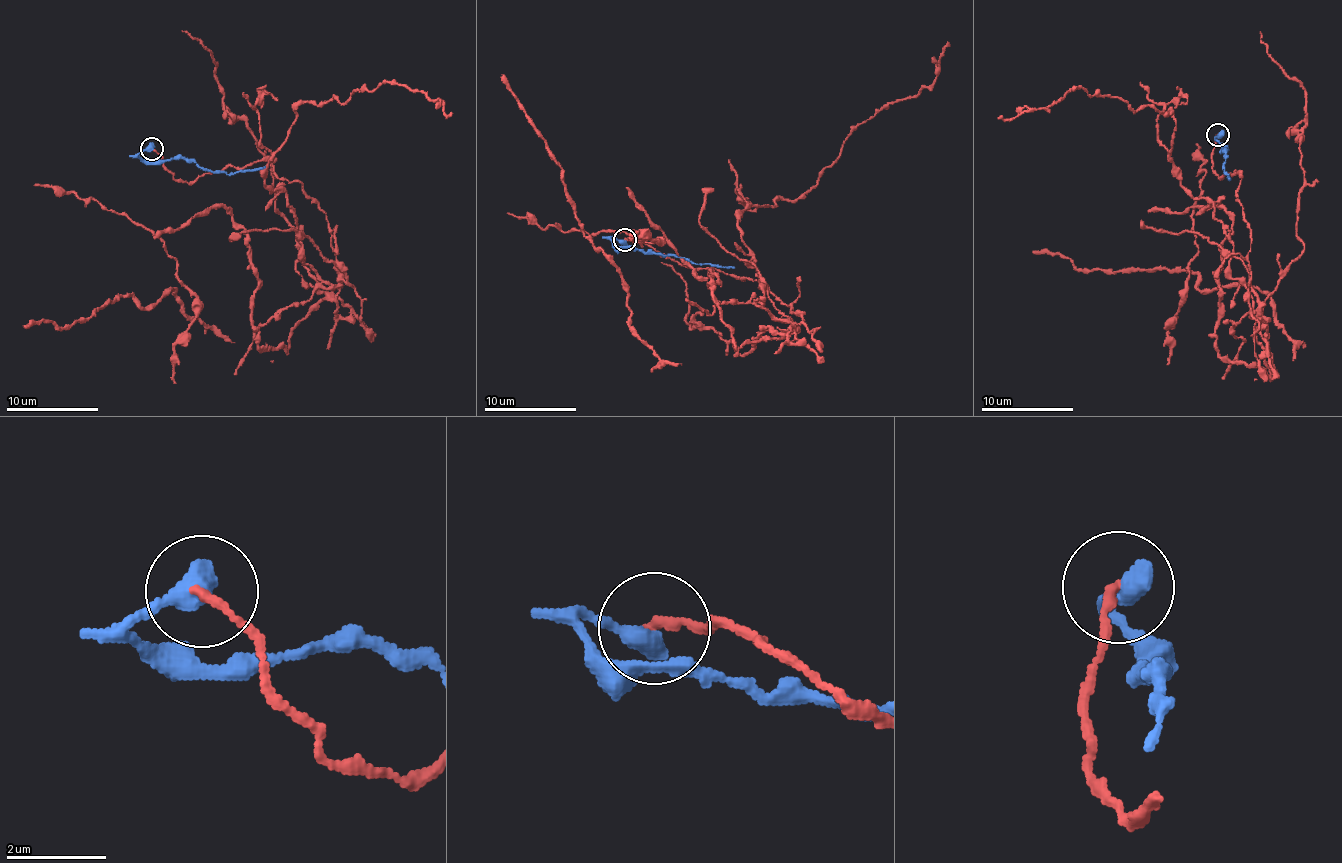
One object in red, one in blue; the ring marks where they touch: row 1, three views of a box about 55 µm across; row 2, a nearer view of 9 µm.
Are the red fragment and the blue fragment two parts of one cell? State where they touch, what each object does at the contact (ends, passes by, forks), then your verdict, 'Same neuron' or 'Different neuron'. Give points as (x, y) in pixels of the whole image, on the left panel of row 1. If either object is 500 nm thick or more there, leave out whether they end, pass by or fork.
Place: (151, 148). Different neuron

